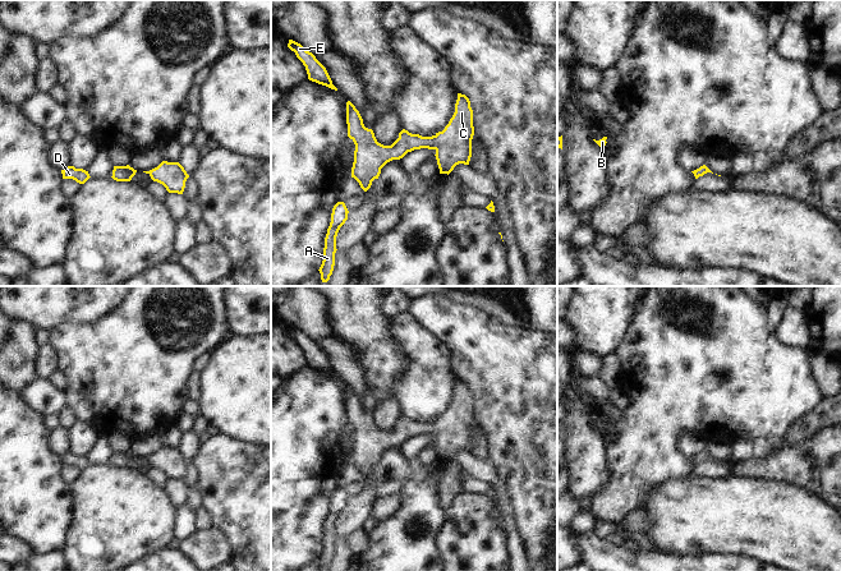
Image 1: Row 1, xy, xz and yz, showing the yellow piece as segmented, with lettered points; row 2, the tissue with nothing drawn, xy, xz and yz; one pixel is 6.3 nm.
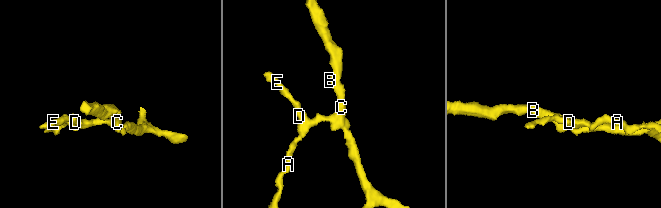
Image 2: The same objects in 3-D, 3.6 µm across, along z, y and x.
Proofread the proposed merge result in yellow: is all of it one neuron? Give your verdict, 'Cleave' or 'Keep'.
Keep

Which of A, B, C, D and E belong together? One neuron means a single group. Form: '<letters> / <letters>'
A B C D E

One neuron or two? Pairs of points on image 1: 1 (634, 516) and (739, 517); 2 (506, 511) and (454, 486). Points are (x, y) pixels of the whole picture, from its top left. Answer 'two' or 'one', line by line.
1: two
2: two

